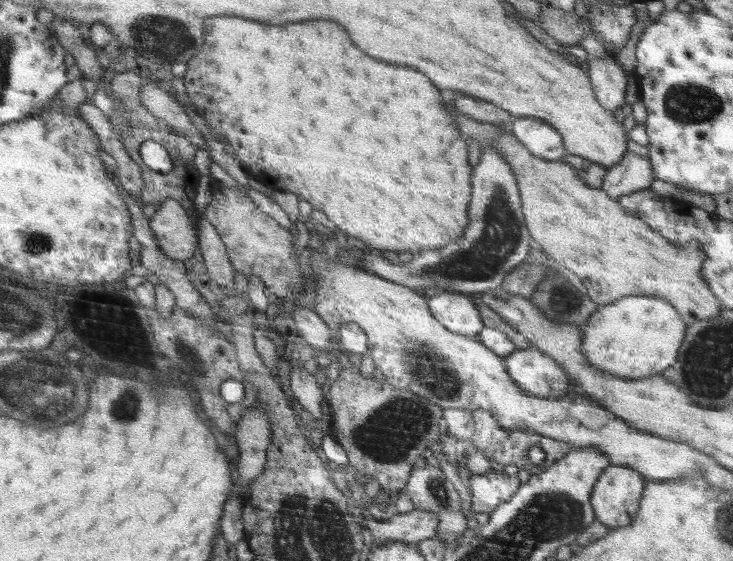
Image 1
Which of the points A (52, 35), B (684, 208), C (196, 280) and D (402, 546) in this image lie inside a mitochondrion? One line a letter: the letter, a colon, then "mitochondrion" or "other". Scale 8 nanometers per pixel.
A: other
B: other
C: other
D: other

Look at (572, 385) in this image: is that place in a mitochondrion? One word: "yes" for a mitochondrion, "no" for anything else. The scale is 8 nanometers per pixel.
no

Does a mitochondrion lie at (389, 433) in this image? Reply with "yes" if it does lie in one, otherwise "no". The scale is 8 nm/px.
yes

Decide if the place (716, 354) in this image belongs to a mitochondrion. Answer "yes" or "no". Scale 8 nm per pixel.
yes

